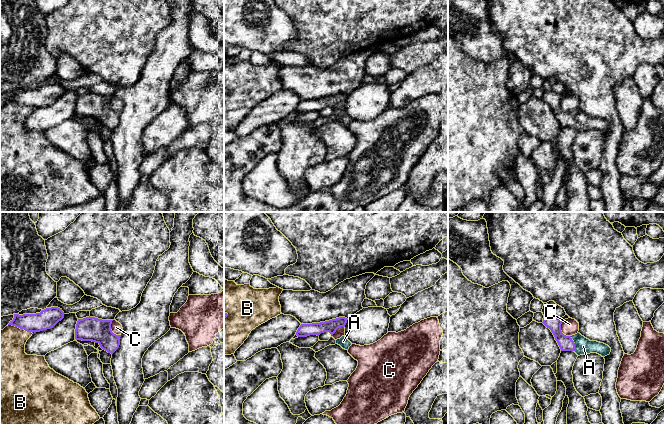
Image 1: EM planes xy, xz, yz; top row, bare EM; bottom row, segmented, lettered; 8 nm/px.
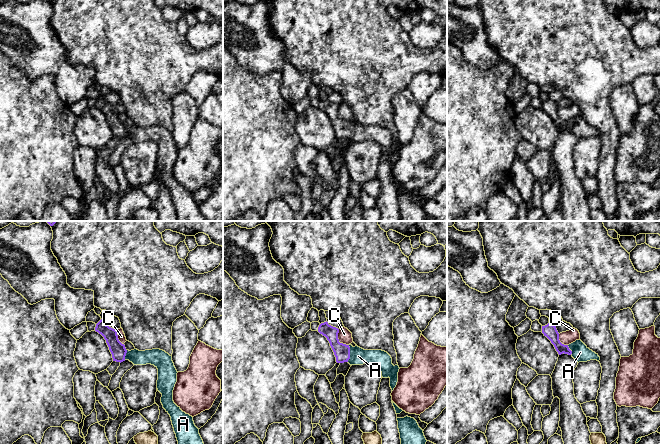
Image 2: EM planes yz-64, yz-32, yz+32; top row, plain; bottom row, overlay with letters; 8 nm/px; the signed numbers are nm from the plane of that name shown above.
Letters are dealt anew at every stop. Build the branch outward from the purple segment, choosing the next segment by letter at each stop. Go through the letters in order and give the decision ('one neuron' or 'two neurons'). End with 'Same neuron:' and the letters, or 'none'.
A: one neuron
B: two neurons
C: two neurons
Same neuron: A

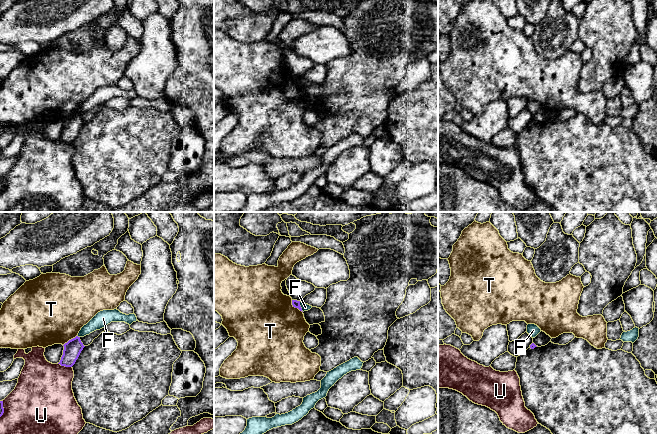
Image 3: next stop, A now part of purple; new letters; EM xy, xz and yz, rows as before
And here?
F: two neurons
T: two neurons
U: two neurons
Same neuron: none

